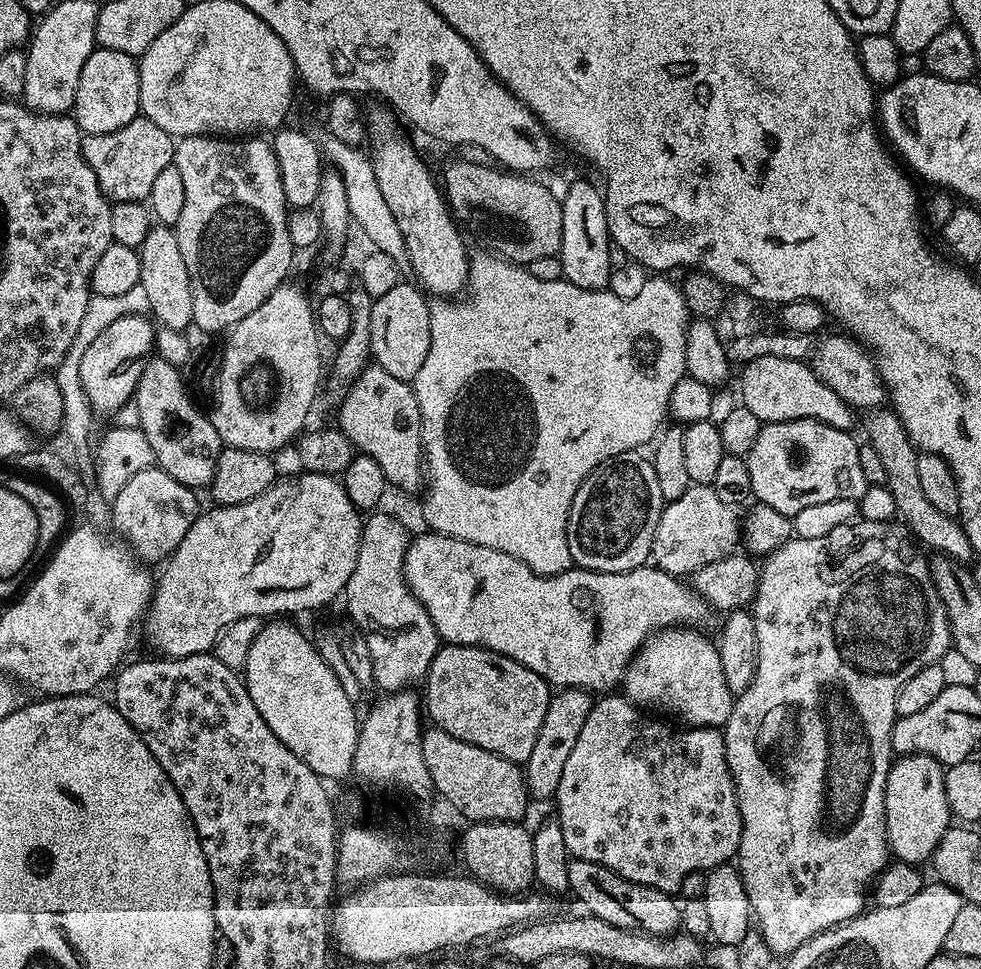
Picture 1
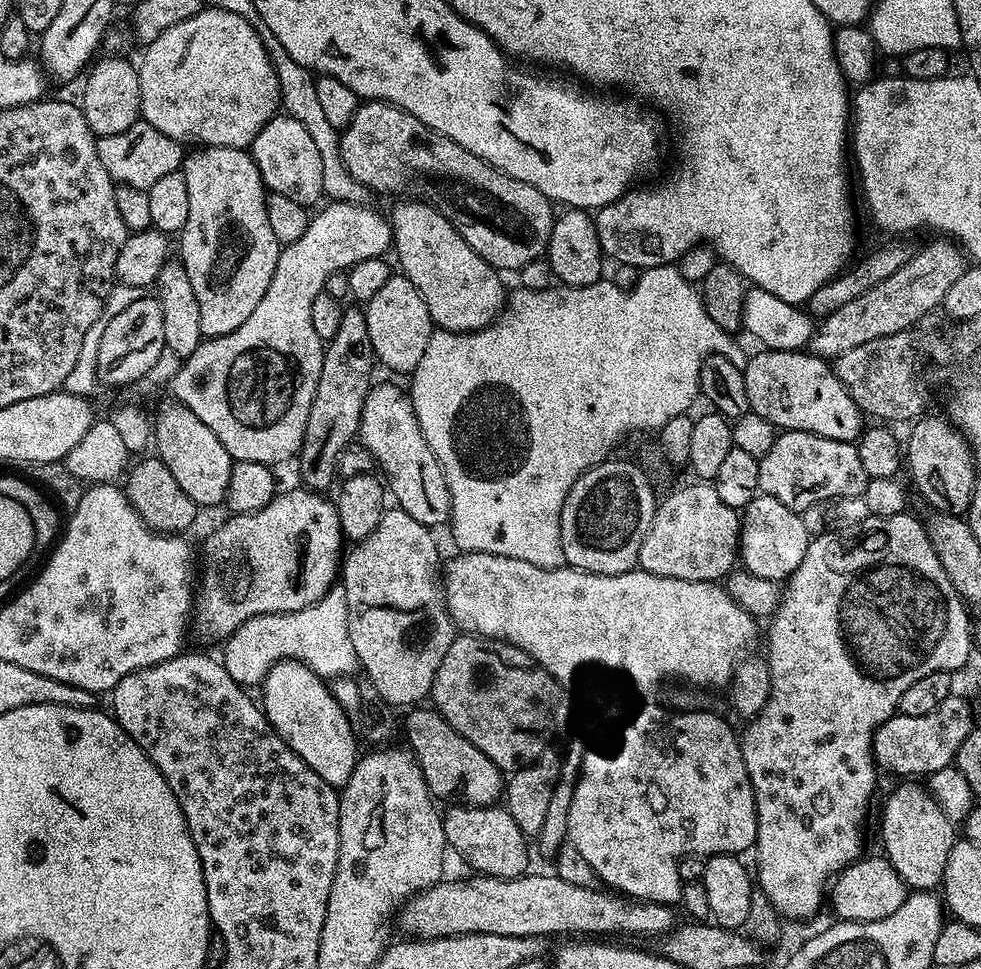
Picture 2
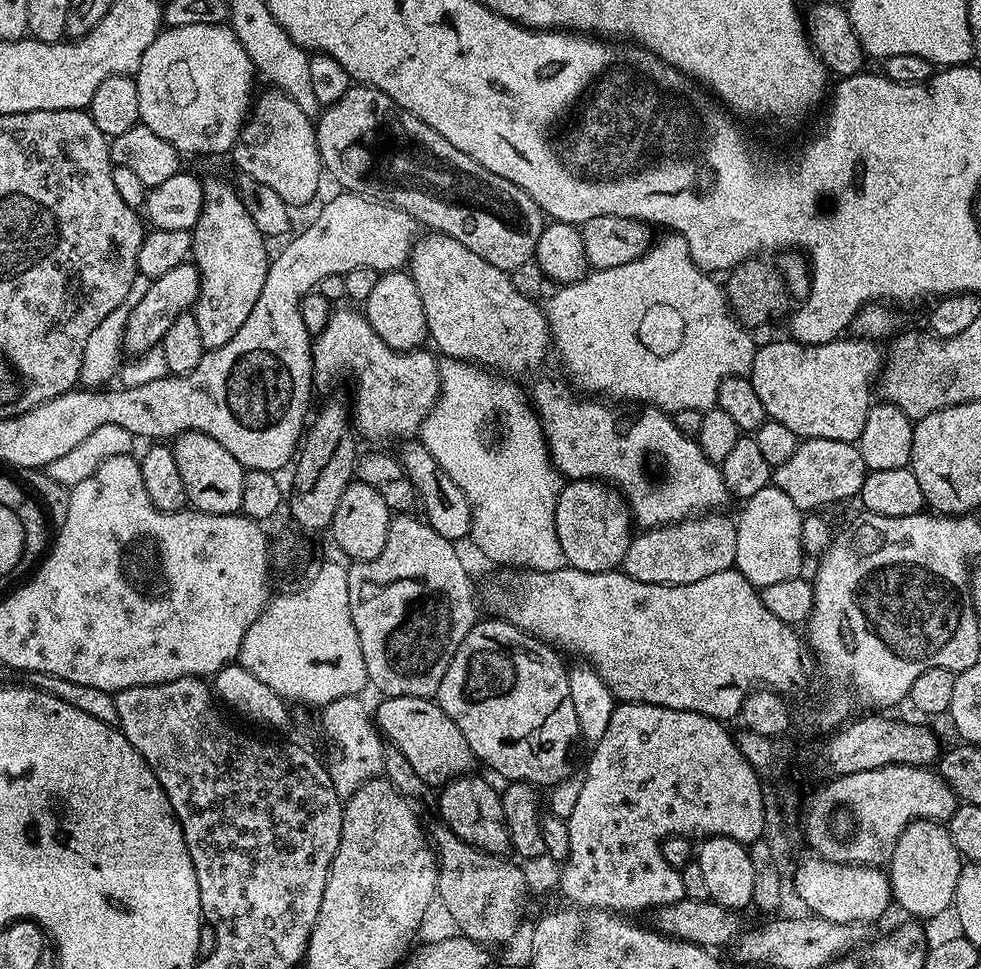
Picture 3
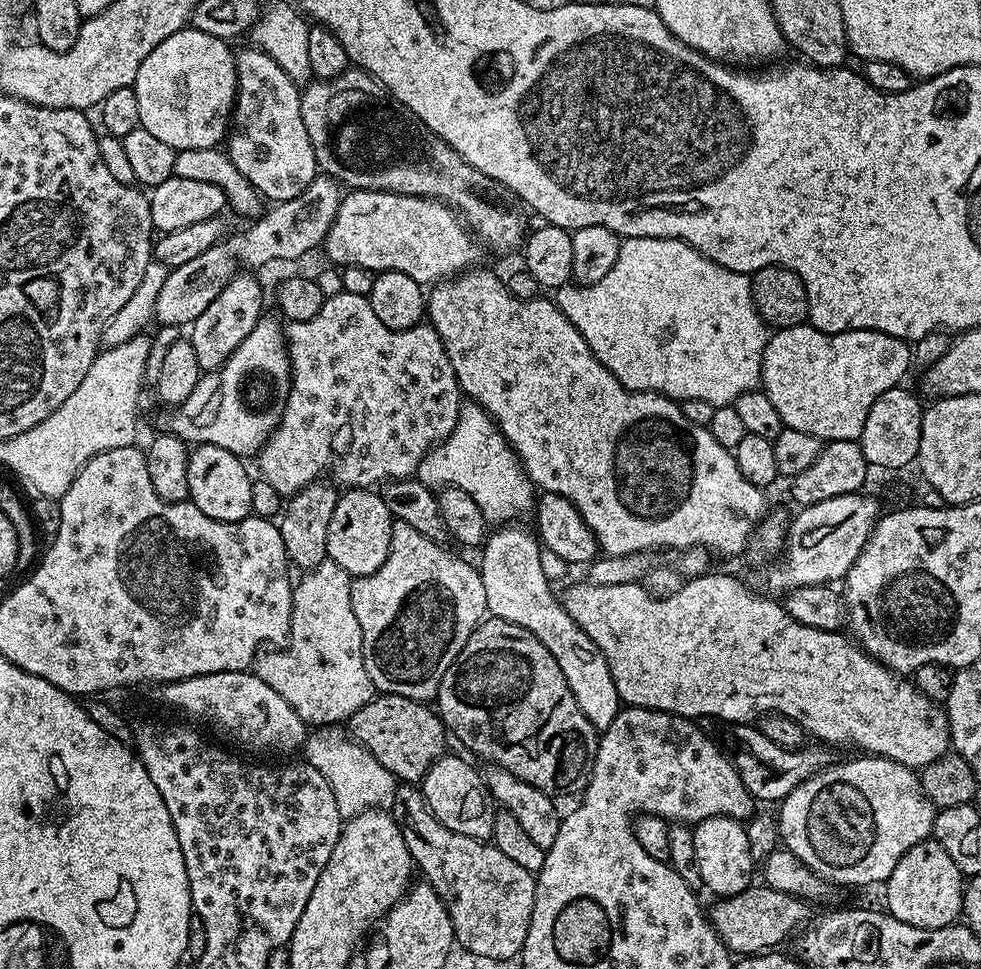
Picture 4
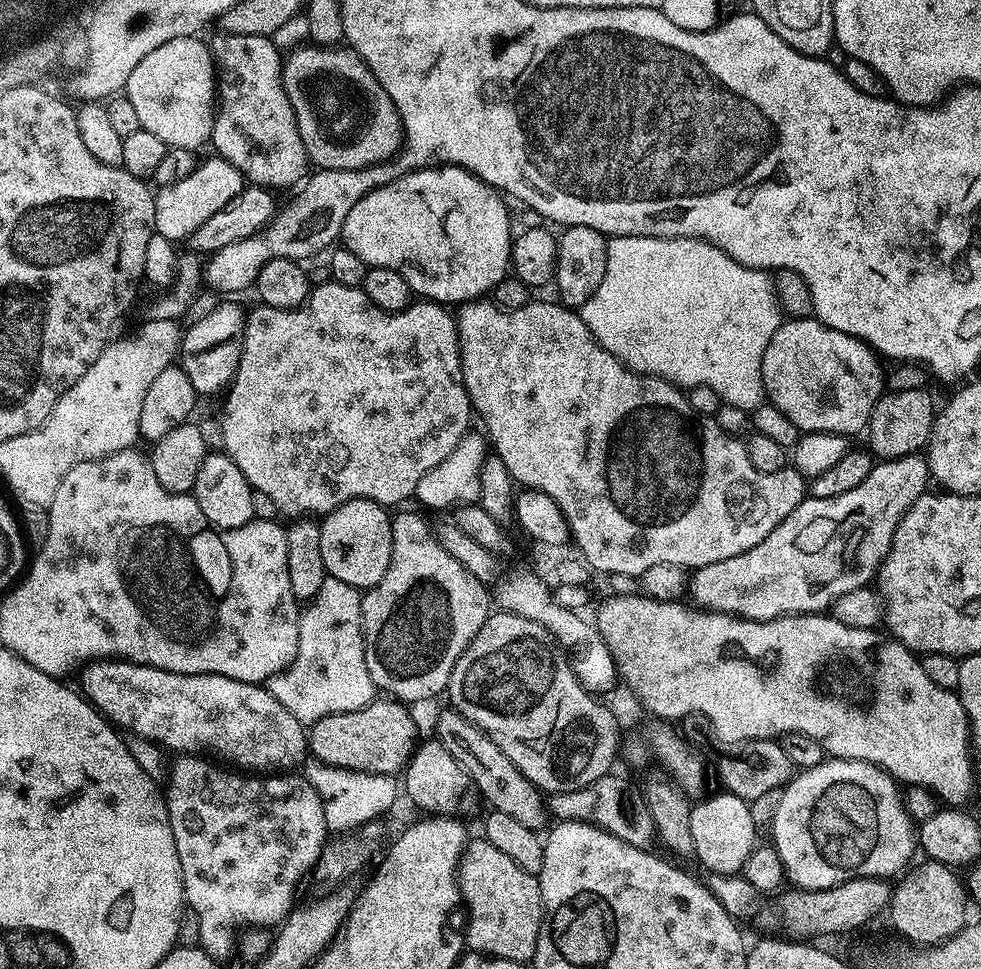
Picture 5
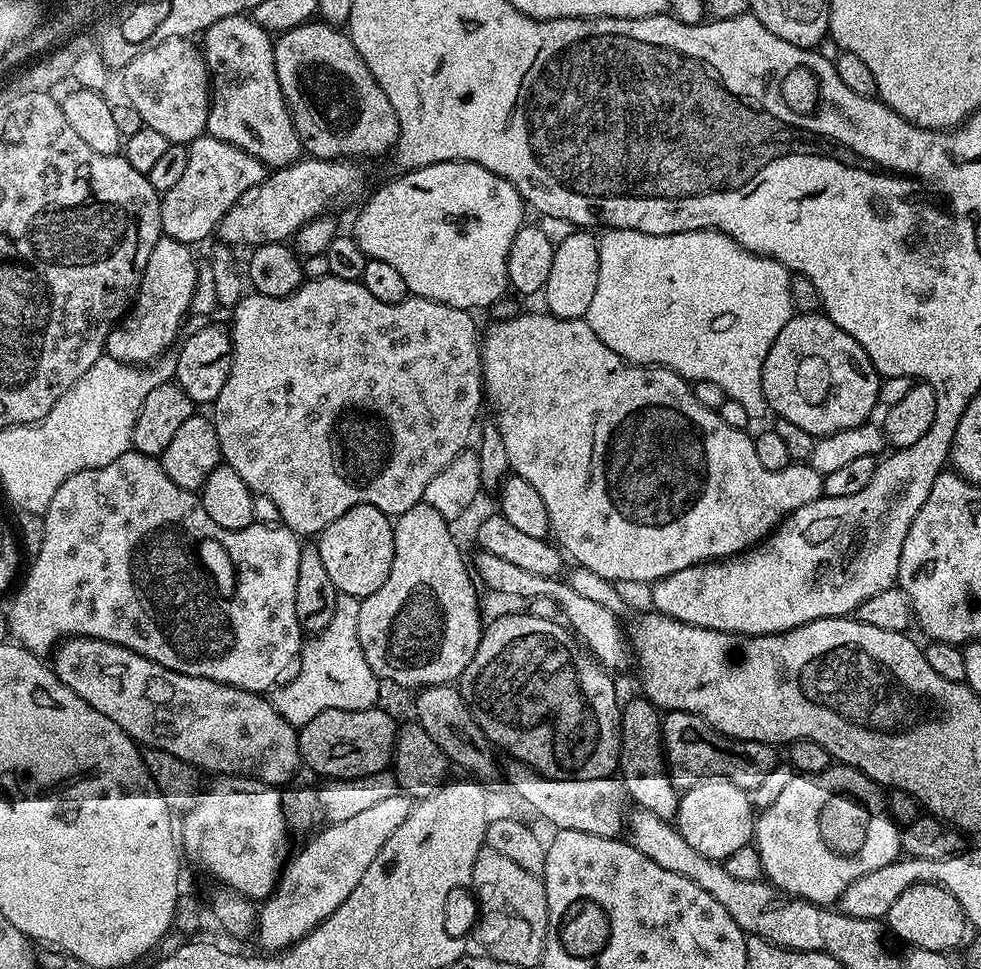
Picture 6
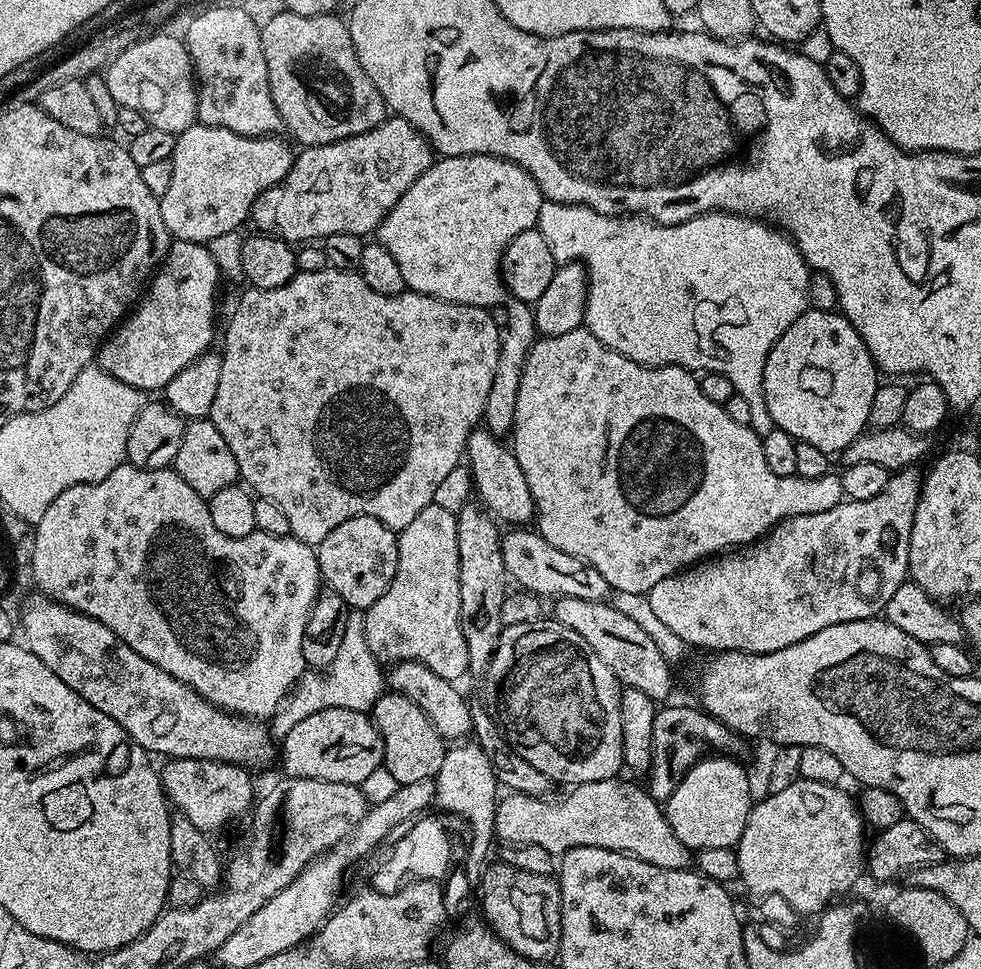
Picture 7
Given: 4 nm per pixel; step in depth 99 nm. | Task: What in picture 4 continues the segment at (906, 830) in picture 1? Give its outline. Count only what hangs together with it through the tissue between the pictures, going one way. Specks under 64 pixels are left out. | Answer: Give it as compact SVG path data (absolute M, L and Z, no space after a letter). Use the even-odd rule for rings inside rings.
M927 839L910 846L906 854L894 866L894 874L883 885L882 891L888 899L886 911L898 922L910 922L910 926L941 928L957 923L964 910L964 873L954 866L950 854L942 850L937 840Z

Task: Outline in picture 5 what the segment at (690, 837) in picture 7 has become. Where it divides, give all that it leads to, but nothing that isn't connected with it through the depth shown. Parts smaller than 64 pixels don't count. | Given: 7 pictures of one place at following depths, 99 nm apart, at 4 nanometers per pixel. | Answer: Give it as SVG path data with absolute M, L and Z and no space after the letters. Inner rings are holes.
M727 790L721 793L721 796L712 796L701 804L692 804L690 830L694 837L695 859L700 860L701 866L718 876L735 876L743 873L745 862L758 846L758 829L754 826L754 818L750 818L749 801Z

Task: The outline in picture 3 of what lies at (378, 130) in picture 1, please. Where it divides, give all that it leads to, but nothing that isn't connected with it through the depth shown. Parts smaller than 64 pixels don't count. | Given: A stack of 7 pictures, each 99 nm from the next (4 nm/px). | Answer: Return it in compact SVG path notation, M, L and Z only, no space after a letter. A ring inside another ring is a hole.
M435 230L421 235L412 245L410 257L410 275L418 286L418 298L422 298L422 310L426 310L426 326L431 343L436 343L449 360L467 360L470 364L479 364L497 374L508 378L520 378L523 372L536 368L553 347L552 332L548 329L545 309L537 301L522 298L514 290L512 277L507 272L490 266L486 258L478 258L474 250L466 250L462 242L445 232Z

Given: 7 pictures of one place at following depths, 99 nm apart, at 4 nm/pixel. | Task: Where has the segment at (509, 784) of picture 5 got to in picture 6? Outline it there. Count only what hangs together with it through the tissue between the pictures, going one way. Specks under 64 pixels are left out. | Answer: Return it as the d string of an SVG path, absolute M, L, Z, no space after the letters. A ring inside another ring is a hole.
M435 684L429 688L419 689L415 696L415 719L422 726L422 730L426 730L430 738L434 738L434 742L455 767L457 764L460 768L469 768L473 772L469 773L480 782L488 782L492 775L497 775L498 760L497 757L492 757L493 745L470 714L466 702L460 696L459 687L452 684Z

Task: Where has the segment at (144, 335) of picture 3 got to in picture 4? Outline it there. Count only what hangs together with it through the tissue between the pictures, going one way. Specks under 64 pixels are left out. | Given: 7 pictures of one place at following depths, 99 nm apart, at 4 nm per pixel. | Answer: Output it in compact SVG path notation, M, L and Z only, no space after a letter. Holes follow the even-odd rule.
M327 174L317 175L316 180L298 194L298 198L273 203L259 219L253 219L247 225L249 228L245 232L225 235L224 239L210 246L210 250L198 254L198 258L171 269L158 293L155 323L160 326L191 326L202 310L206 310L222 290L226 290L232 277L243 269L240 268L243 264L248 267L245 269L256 270L252 268L272 264L275 260L296 260L315 248L317 251L338 214L341 199L341 185Z

